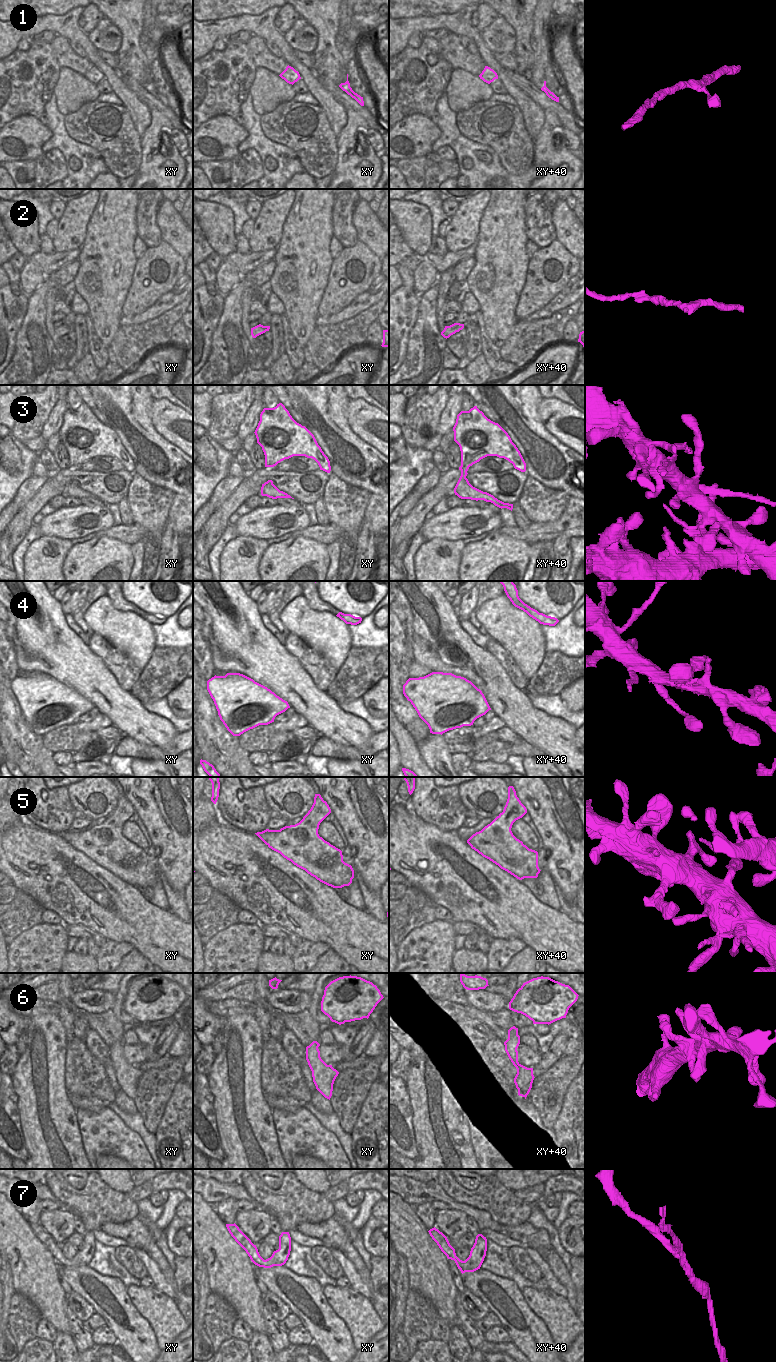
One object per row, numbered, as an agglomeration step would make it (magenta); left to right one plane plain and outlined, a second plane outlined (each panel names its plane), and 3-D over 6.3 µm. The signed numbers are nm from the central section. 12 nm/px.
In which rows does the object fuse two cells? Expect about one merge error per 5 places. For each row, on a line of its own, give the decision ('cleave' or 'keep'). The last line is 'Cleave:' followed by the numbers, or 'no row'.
1: keep
2: keep
3: cleave
4: keep
5: keep
6: keep
7: keep
Cleave: 3

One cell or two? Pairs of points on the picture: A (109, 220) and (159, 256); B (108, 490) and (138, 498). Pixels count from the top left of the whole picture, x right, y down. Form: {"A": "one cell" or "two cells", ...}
{"A": "two cells", "B": "two cells"}

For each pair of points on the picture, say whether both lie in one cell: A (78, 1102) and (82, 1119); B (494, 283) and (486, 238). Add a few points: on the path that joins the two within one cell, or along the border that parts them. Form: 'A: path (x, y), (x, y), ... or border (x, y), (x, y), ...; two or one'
A: border (77, 1108), (92, 1112), (99, 1112), (103, 1109); two
B: path (494, 272), (494, 249); one

